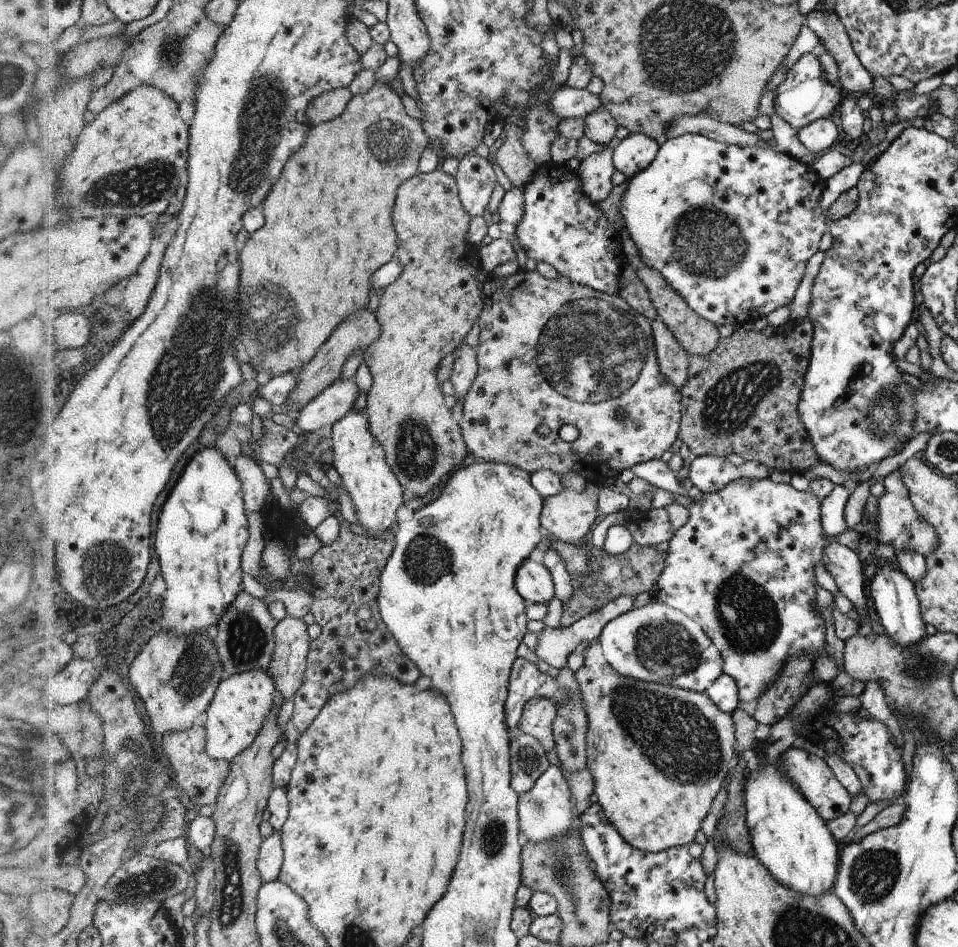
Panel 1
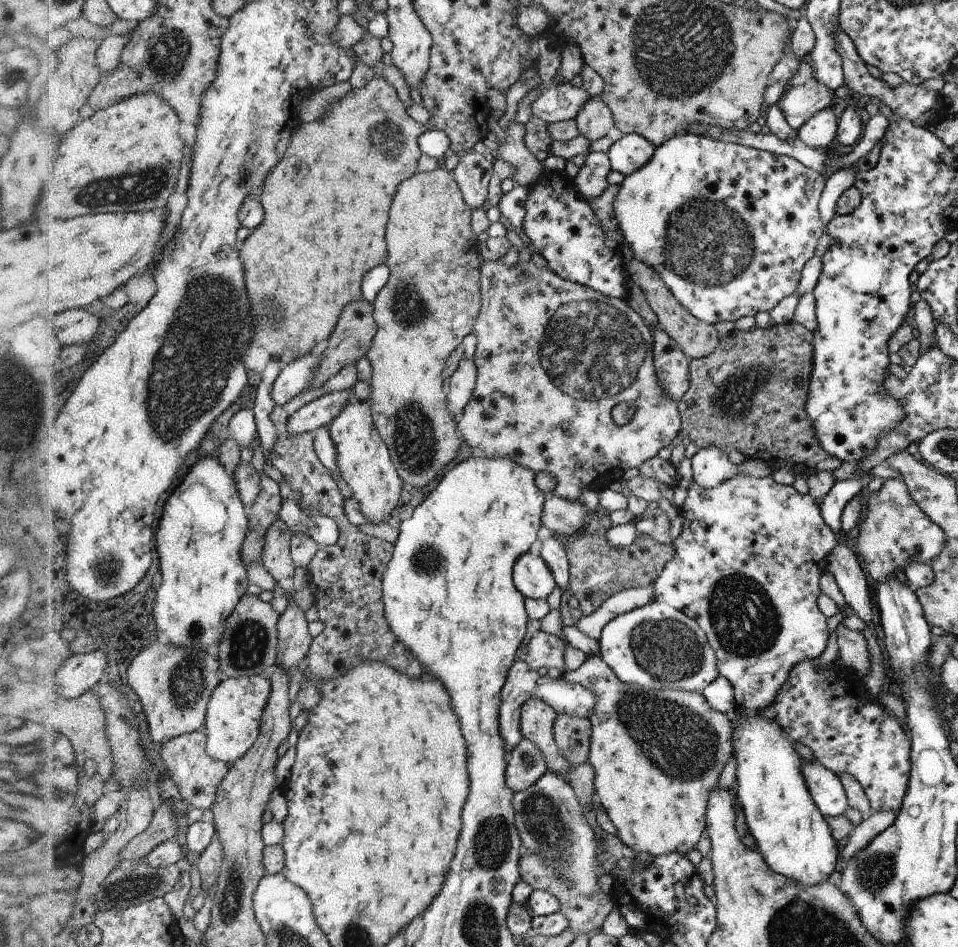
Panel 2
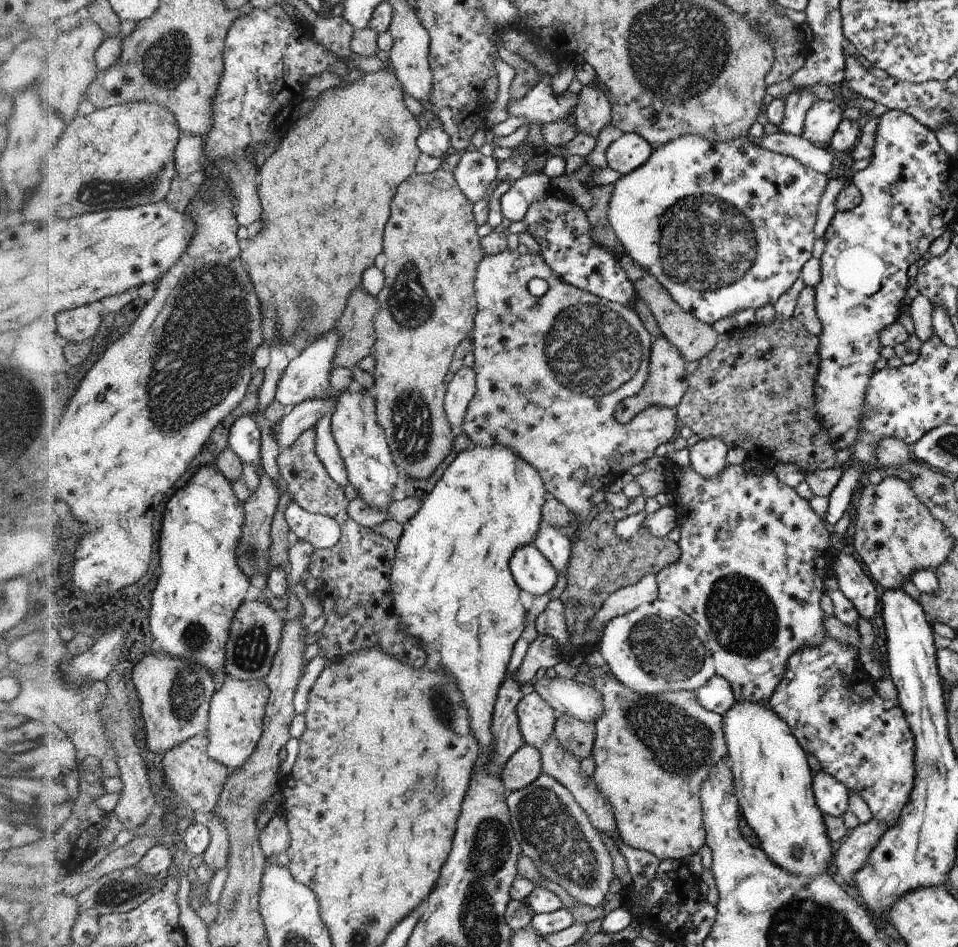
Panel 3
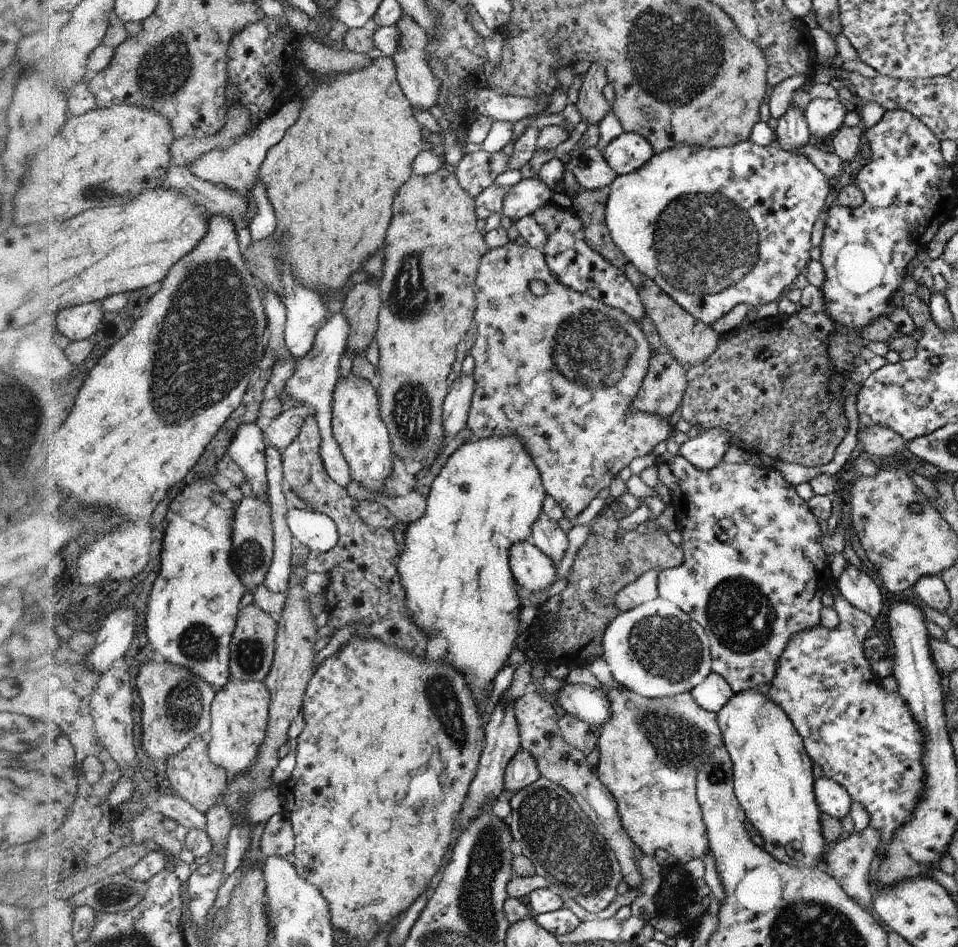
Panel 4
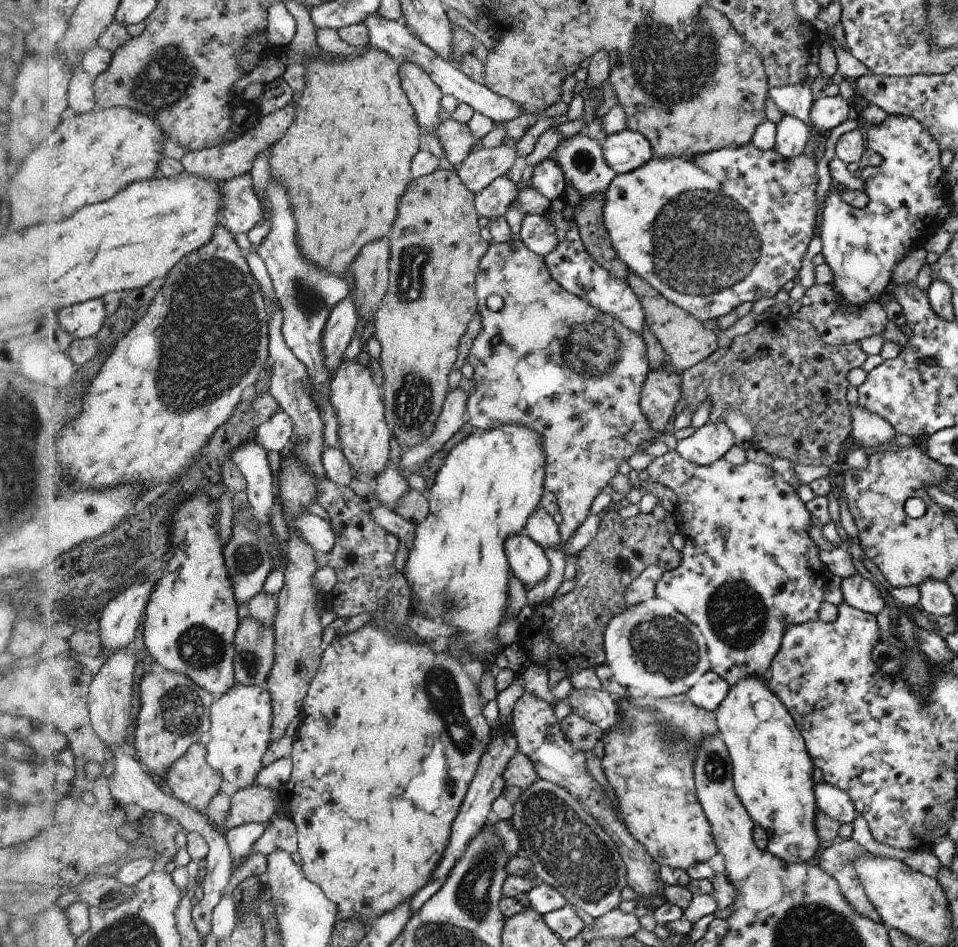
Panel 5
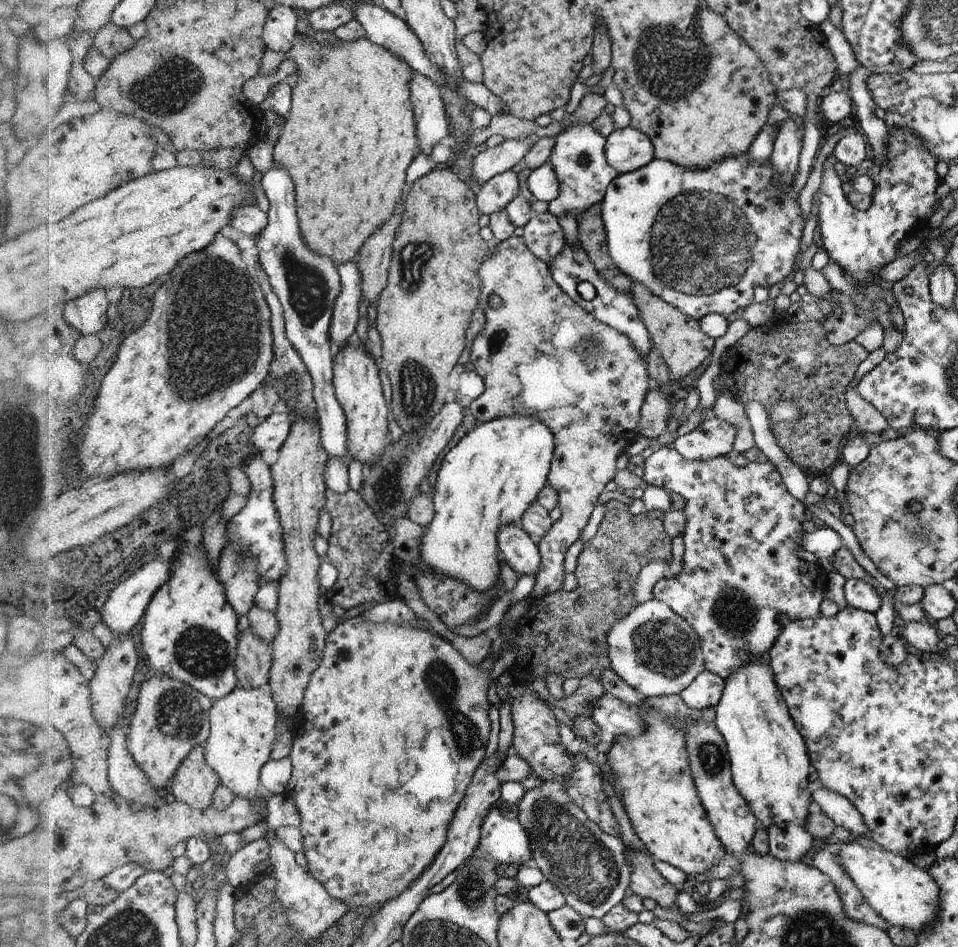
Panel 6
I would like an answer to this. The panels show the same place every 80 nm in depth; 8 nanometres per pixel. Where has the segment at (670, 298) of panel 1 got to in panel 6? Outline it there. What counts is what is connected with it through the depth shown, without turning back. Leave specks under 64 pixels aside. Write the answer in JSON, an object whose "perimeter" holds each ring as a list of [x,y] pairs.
{"perimeter":[[[635,282],[630,288],[630,293],[639,307],[643,323],[650,332],[652,344],[660,351],[668,365],[671,379],[681,382],[684,376],[690,374],[692,370],[696,370],[706,358],[710,357],[715,338],[710,338],[702,332],[699,321],[685,315],[675,305],[668,304],[667,301],[656,296],[649,288],[646,288],[645,284]]]}

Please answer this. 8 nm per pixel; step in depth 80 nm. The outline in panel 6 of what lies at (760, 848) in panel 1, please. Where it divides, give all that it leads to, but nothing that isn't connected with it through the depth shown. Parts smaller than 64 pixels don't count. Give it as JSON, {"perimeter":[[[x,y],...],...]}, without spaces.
{"perimeter":[[[769,658],[749,659],[731,674],[715,711],[715,727],[727,743],[735,787],[746,798],[759,825],[771,831],[769,853],[783,861],[800,861],[814,842],[806,830],[812,800],[808,790],[811,758],[806,738],[796,728],[774,682]]]}

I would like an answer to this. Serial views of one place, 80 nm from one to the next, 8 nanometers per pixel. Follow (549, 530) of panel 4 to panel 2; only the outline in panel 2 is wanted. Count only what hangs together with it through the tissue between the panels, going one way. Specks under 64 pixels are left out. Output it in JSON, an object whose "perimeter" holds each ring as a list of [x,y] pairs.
{"perimeter":[[[546,533],[543,535],[542,540],[541,556],[546,564],[550,566],[553,576],[555,577],[555,583],[561,588],[562,592],[564,592],[570,584],[569,562],[566,551],[561,545],[559,537]]]}

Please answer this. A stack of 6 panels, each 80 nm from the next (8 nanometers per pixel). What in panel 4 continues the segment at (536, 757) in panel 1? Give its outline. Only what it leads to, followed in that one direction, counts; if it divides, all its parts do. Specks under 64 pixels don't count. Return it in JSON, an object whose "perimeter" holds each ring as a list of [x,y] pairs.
{"perimeter":[[[521,748],[506,768],[506,788],[515,793],[536,782],[540,777],[537,760]]]}

